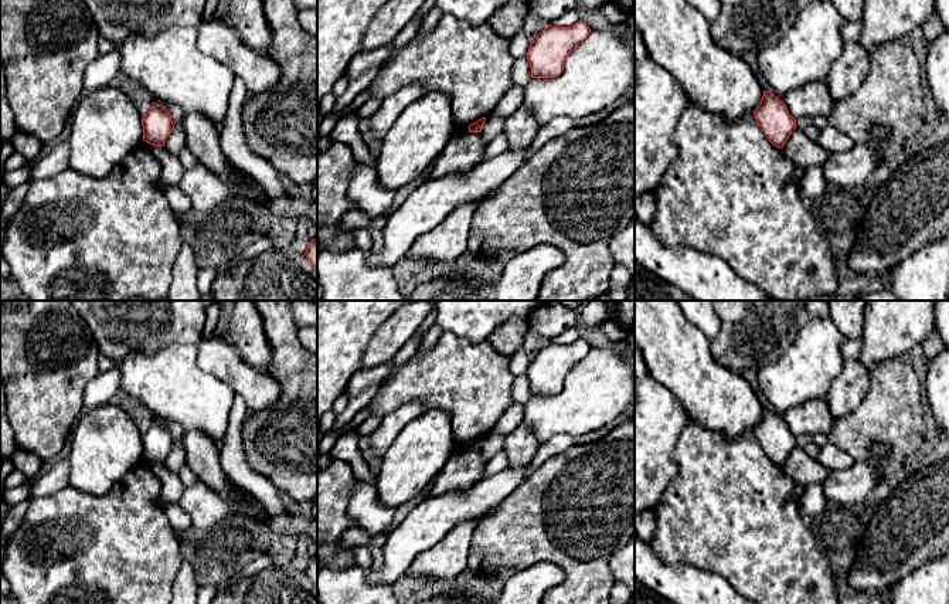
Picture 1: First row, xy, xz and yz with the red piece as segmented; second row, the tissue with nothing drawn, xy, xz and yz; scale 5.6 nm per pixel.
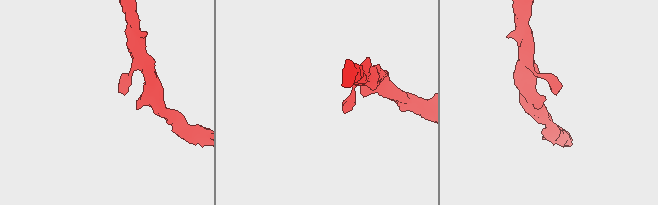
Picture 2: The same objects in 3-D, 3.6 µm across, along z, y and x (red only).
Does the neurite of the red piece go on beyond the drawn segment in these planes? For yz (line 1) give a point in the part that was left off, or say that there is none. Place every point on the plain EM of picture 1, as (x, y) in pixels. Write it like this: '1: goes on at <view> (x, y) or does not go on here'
1: does not go on here

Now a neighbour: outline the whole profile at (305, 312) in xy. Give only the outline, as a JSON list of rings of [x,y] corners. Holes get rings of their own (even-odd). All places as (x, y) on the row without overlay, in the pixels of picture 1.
[[[290,301],[292,316],[296,328],[317,328],[317,302],[316,301]]]

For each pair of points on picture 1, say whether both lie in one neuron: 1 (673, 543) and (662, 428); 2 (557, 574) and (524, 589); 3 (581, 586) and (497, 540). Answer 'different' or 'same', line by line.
1: different
2: same
3: same

